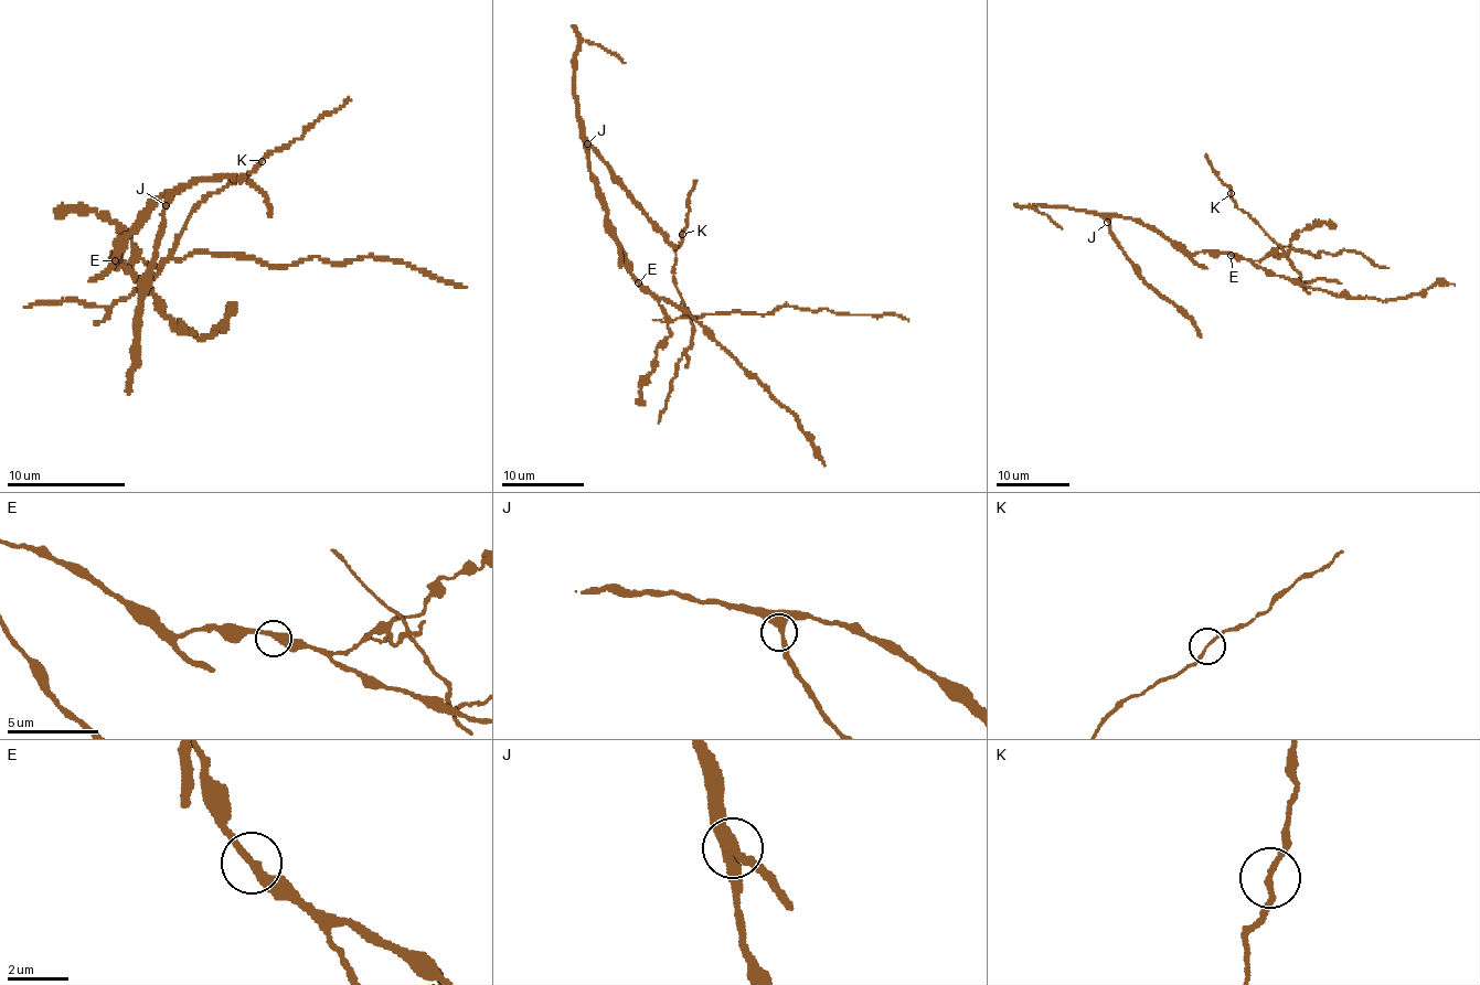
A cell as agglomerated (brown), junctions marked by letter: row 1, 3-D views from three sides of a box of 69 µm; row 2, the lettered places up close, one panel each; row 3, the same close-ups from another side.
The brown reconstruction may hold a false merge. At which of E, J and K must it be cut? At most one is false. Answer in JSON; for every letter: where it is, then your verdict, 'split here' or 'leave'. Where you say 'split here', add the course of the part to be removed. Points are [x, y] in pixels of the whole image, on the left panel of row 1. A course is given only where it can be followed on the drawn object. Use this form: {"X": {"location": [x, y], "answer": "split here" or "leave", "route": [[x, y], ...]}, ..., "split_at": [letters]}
{"E": {"location": [115, 260], "answer": "leave"}, "J": {"location": [166, 205], "answer": "leave"}, "K": {"location": [262, 161], "answer": "split here", "route": [[261, 160], [198, 202], [173, 258], [227, 253], [283, 265], [372, 257], [410, 263], [465, 287]]}, "split_at": ["K"]}

